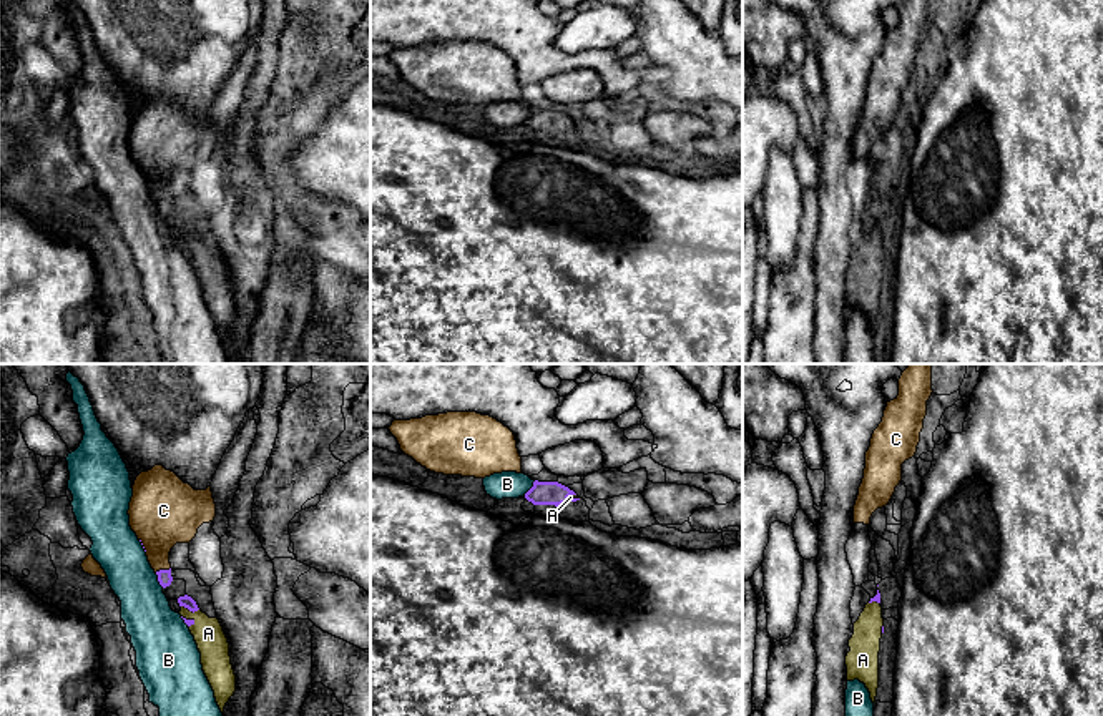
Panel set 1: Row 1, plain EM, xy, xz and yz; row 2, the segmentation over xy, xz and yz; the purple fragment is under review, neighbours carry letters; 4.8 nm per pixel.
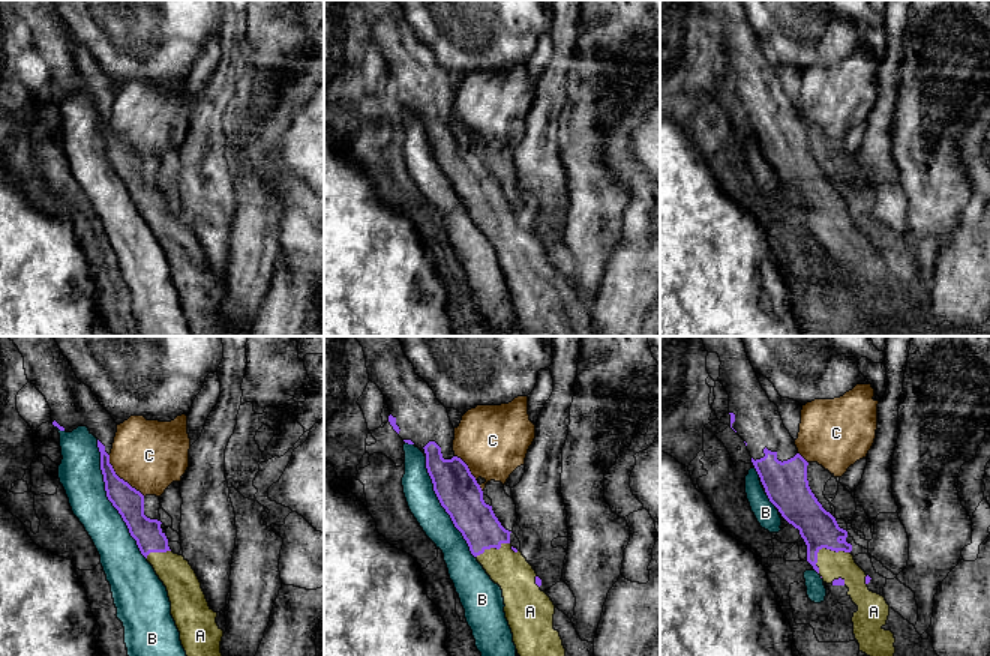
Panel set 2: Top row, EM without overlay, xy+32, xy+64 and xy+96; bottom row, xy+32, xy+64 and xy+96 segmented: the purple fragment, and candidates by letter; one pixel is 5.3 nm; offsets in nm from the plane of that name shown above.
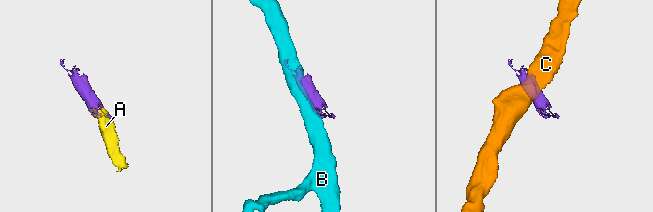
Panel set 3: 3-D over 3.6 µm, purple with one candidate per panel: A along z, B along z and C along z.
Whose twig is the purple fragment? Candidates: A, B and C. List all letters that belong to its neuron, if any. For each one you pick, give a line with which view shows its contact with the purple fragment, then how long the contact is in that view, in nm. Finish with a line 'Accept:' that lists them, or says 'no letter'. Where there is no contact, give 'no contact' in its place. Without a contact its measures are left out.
A: contact in xy; length 90 nm
Accept: A

